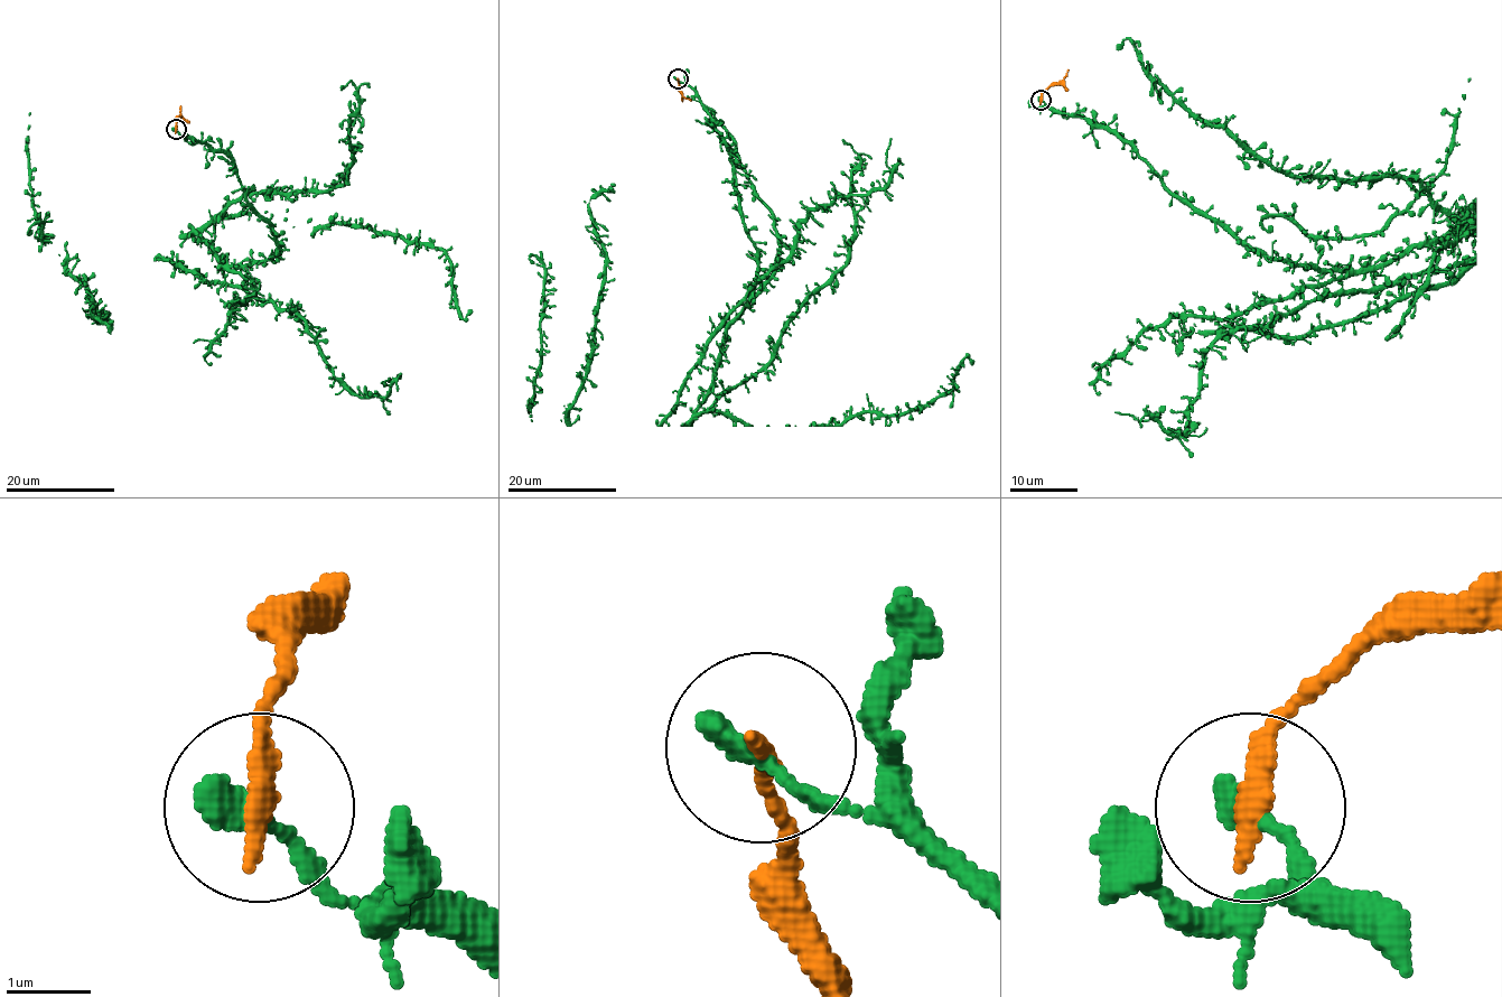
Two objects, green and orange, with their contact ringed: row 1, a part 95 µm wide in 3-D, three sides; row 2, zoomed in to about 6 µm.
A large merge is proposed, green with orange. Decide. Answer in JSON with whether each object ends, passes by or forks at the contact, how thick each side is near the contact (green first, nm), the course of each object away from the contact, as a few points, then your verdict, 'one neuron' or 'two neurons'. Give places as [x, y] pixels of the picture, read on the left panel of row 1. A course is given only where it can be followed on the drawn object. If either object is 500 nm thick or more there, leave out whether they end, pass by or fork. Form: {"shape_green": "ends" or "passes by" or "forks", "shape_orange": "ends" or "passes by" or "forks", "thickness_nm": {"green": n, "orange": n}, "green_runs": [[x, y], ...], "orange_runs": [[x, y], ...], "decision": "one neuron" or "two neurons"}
{"shape_green": "ends", "shape_orange": "ends", "thickness_nm": {"green": 360, "orange": 280}, "green_runs": [[175, 130], [222, 150], [271, 226], [249, 264], [198, 234], [248, 195], [344, 183], [358, 92], [341, 91]], "orange_runs": [[175, 130], [180, 105]], "decision": "two neurons"}

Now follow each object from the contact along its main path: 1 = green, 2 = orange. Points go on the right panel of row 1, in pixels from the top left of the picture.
1: (1041, 100), (1271, 258), (1354, 270), (1453, 230), (1417, 182), (1288, 176), (1118, 50)
2: (1041, 100), (1041, 94), (1056, 84), (1069, 70)

